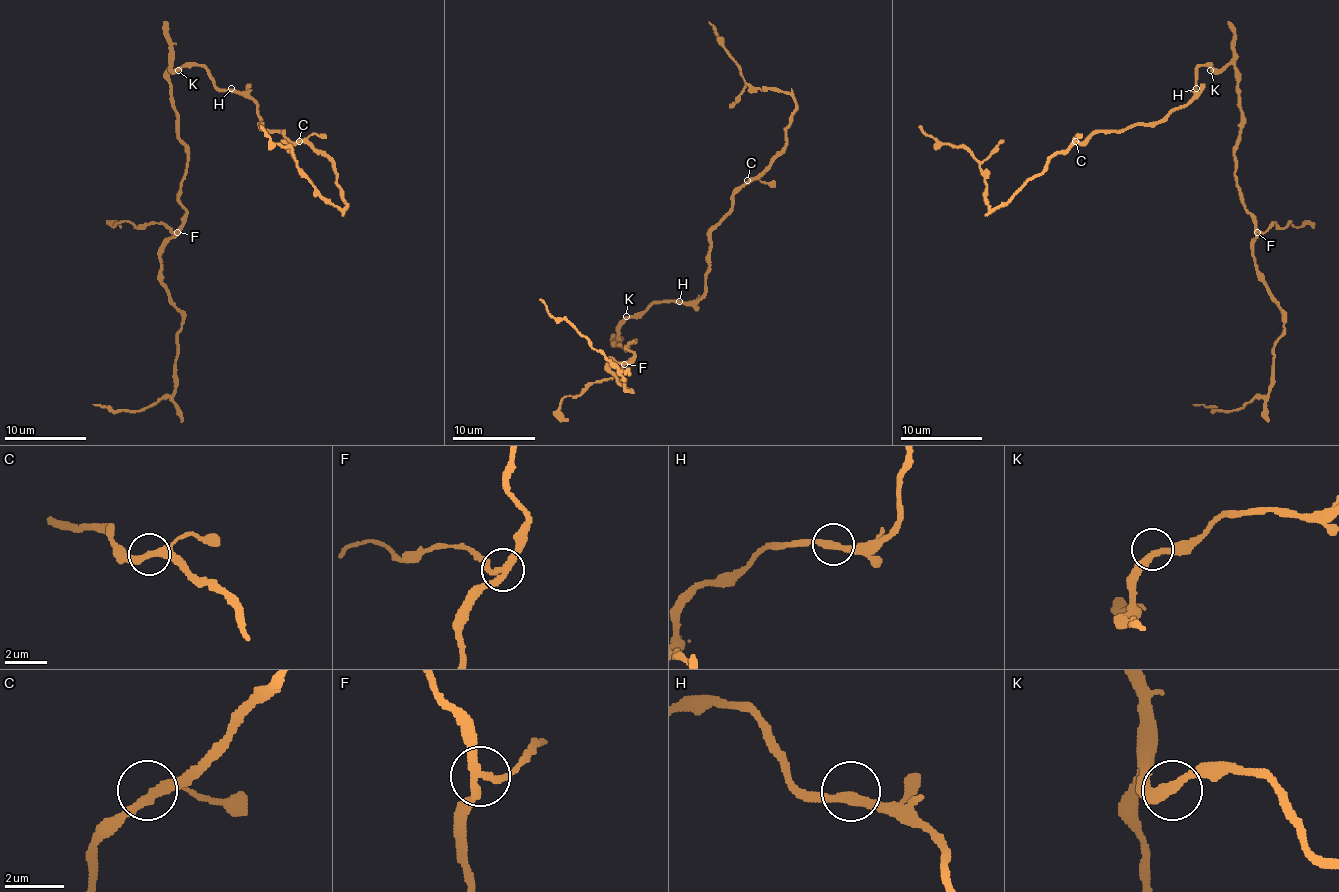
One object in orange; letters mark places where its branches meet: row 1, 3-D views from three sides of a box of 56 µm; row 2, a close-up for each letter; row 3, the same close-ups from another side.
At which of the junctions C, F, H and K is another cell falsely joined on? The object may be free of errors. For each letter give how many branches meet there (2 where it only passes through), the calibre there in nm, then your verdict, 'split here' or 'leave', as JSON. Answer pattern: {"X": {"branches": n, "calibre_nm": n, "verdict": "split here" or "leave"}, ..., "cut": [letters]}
{"C": {"branches": 3, "calibre_nm": 280, "verdict": "leave"}, "F": {"branches": 3, "calibre_nm": 260, "verdict": "split here"}, "H": {"branches": 2, "calibre_nm": 300, "verdict": "leave"}, "K": {"branches": 2, "calibre_nm": 300, "verdict": "leave"}, "cut": ["F"]}

